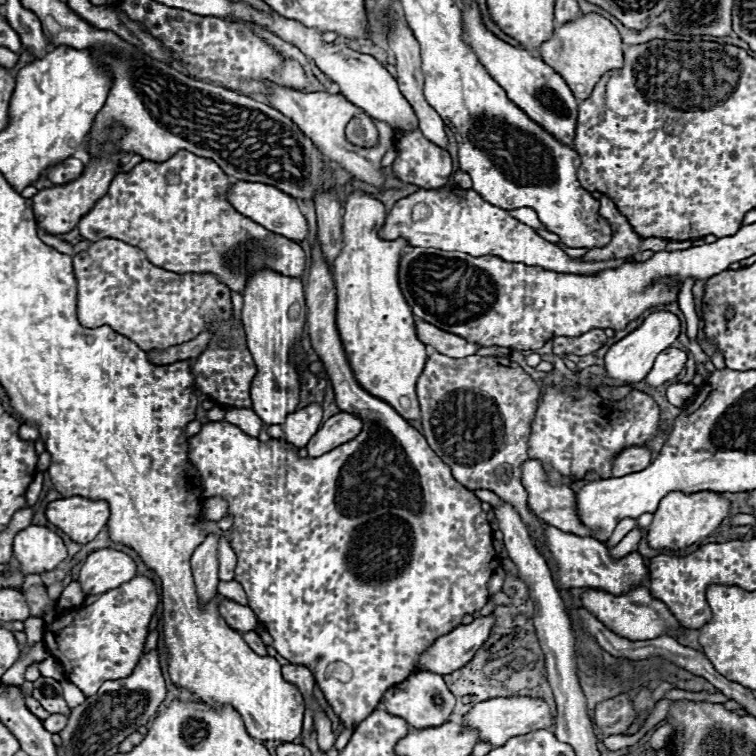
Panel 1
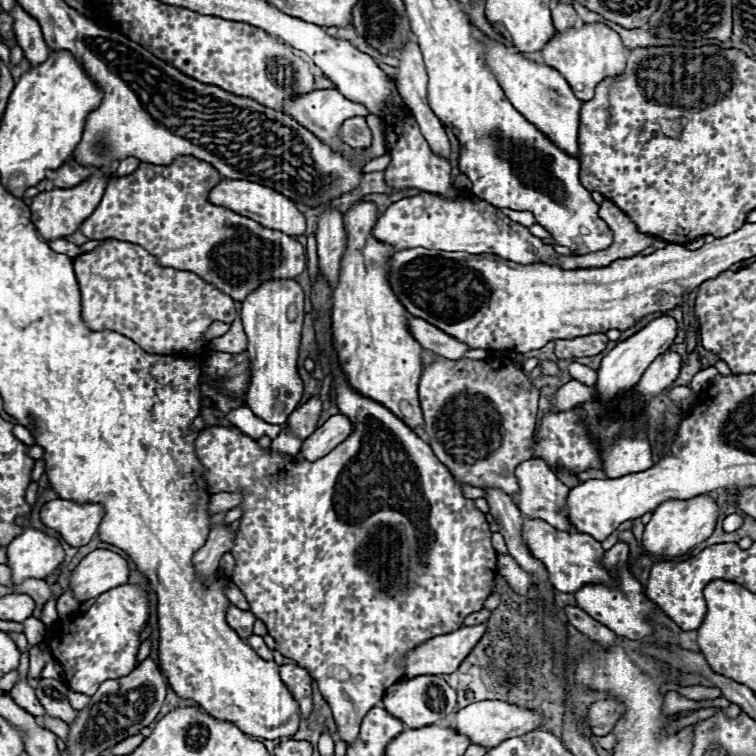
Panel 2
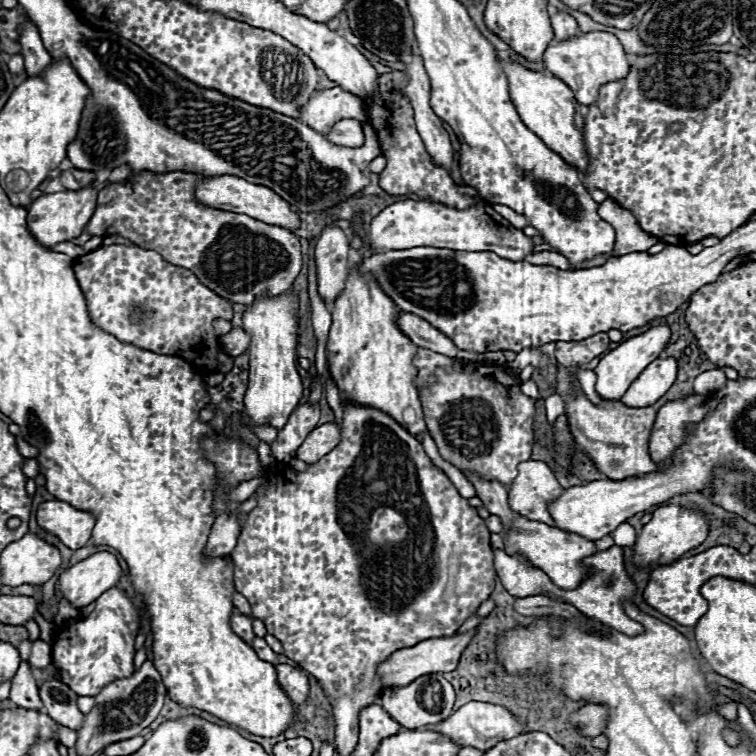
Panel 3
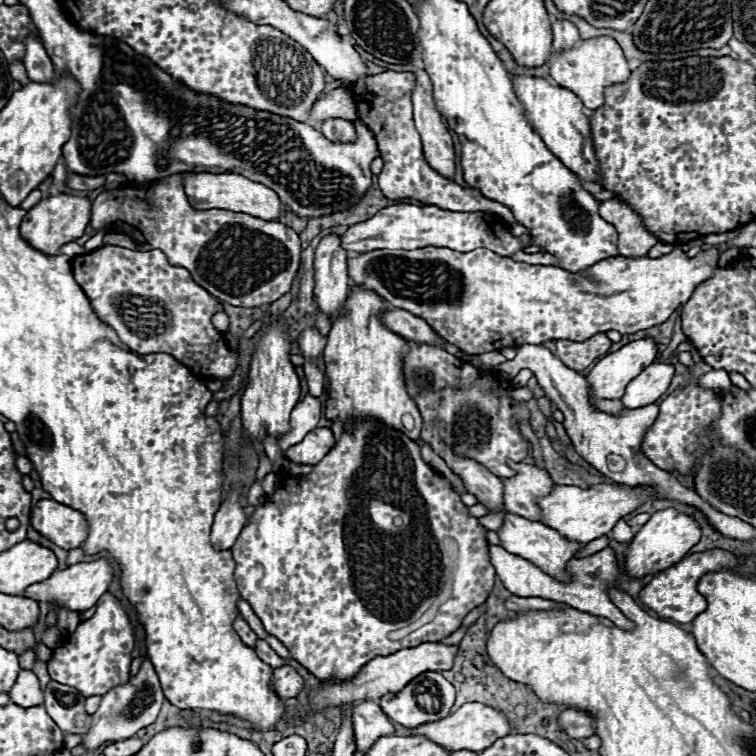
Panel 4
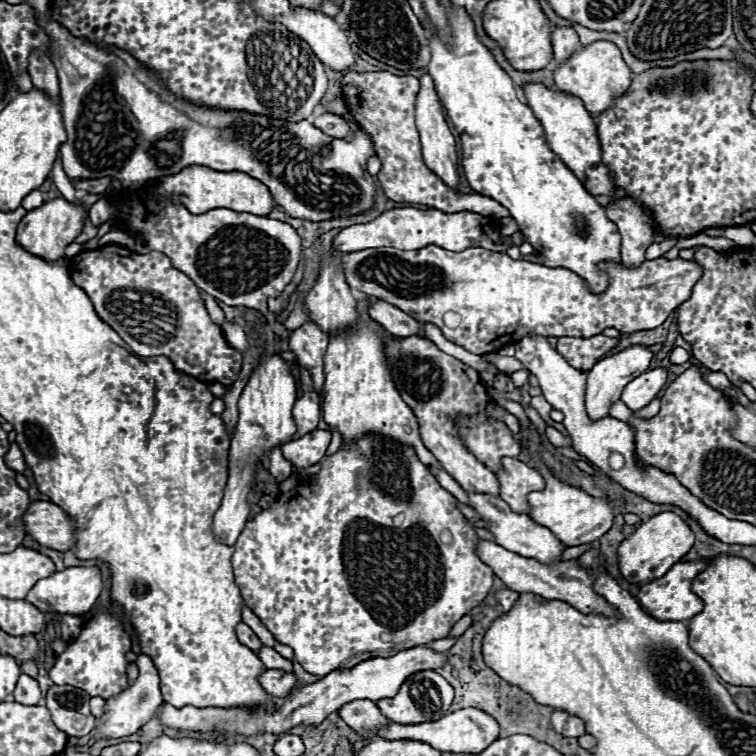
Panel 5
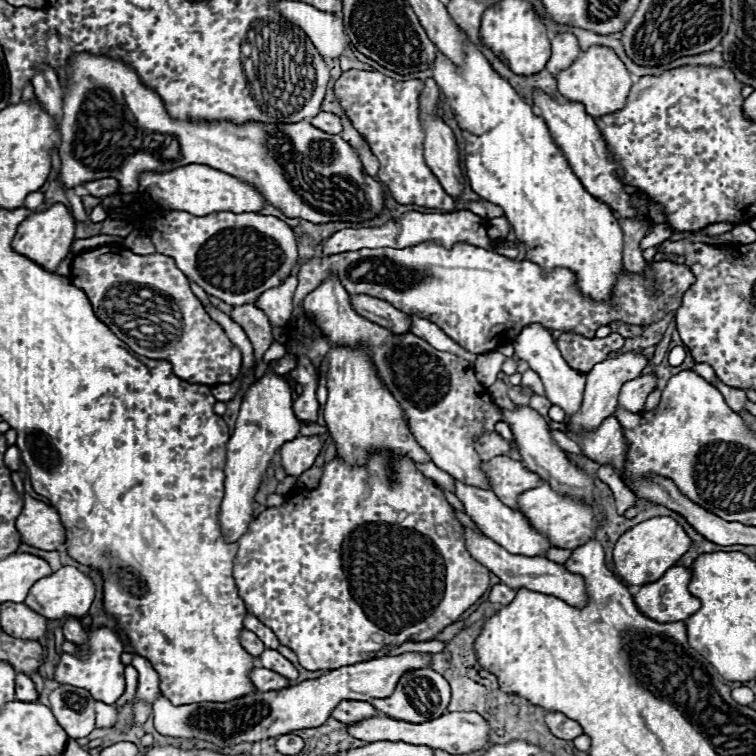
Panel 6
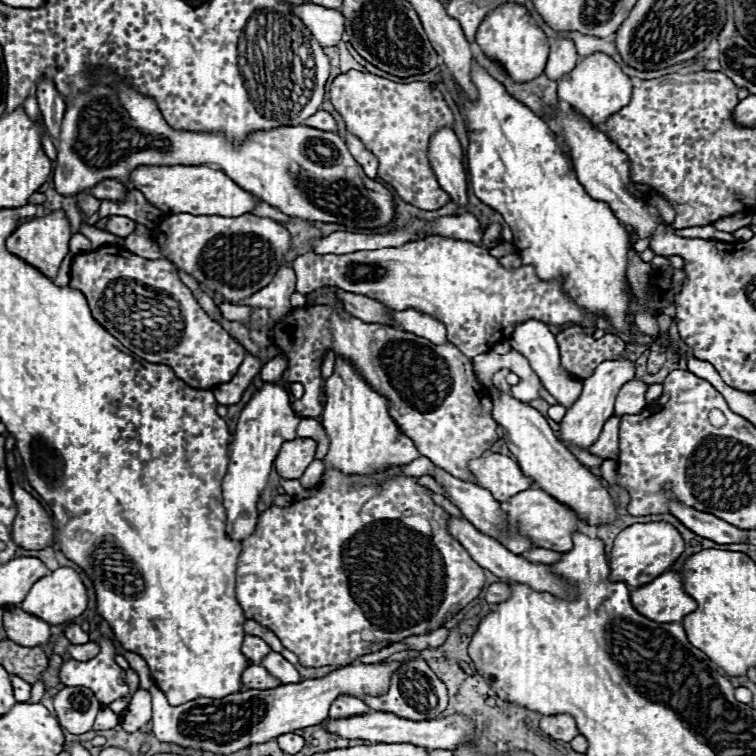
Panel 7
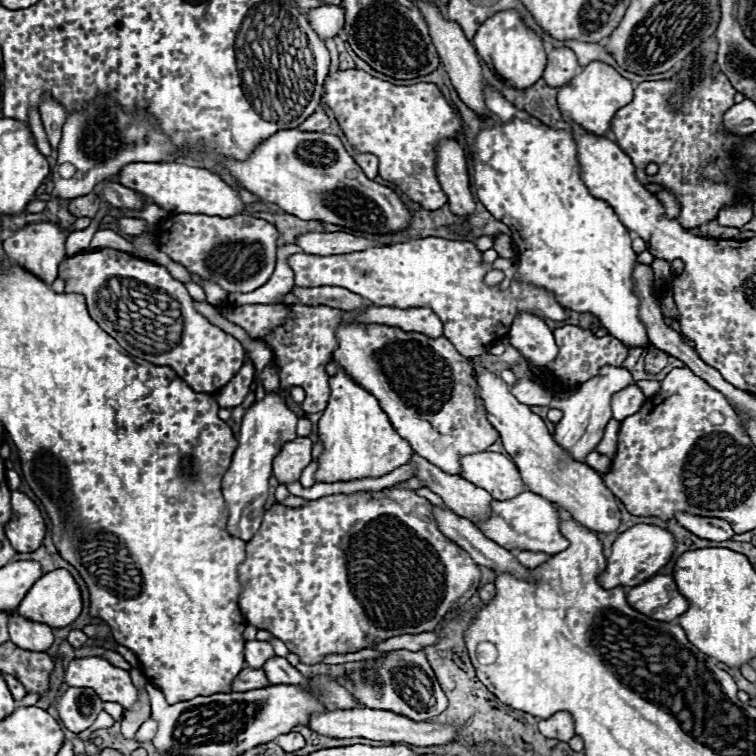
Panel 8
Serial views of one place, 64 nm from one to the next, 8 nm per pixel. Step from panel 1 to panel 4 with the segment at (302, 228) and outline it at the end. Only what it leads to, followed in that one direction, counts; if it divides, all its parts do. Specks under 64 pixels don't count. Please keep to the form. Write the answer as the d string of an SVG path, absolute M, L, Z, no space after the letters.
M184 172L182 178L184 192L188 196L188 202L194 210L210 210L210 208L220 208L220 210L232 210L232 212L244 212L262 220L276 220L282 212L282 202L278 200L278 194L270 190L268 186L260 182L252 182L242 174L212 174L212 172Z

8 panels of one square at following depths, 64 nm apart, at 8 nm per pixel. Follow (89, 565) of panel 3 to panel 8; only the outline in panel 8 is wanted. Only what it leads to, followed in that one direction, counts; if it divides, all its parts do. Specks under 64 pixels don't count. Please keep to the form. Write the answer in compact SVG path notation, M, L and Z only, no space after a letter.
M56 568L56 570L52 570L52 572L44 574L44 576L40 576L32 584L32 588L24 596L24 600L20 602L16 612L26 620L42 622L42 624L48 624L50 628L64 628L64 626L72 624L82 612L82 596L80 596L78 584L74 582L74 578L70 576L68 570Z

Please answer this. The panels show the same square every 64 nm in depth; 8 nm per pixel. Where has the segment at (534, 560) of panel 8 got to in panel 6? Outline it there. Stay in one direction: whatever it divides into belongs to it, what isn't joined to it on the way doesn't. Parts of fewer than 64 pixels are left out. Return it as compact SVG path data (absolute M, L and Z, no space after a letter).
M550 548L550 550L546 550L542 556L548 558L548 560L552 560L552 562L556 562L556 564L562 564L562 562L566 562L566 558L570 558L570 554L572 554L572 550Z

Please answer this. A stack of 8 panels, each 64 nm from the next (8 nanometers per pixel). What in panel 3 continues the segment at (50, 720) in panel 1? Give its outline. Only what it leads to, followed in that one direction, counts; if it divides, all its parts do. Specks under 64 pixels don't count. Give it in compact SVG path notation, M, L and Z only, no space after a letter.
M58 724L58 734L60 736L60 743L64 746L71 748L74 747L76 741L77 741L77 734L75 734L75 731L70 730L64 726L60 726Z

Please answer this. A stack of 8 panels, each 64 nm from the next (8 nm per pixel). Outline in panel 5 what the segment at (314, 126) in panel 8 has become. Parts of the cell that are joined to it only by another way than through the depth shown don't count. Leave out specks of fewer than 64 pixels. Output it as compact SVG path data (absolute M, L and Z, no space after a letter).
M326 112L326 114L316 116L312 122L314 122L314 126L318 126L324 134L330 134L332 138L344 138L348 134L348 124L336 114Z

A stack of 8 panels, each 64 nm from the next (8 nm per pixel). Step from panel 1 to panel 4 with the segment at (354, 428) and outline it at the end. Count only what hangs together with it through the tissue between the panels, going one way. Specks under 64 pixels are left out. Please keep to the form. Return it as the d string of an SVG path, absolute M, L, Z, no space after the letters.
M314 428L306 438L286 450L286 458L296 464L318 464L334 446L330 428Z

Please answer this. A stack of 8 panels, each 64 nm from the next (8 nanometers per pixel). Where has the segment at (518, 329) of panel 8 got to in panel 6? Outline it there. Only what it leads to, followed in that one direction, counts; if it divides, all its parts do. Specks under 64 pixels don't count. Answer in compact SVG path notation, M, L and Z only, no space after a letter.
M528 324L522 328L522 332L516 336L516 340L512 342L514 350L516 350L516 356L526 360L530 364L530 368L540 376L540 380L544 382L544 388L546 388L546 398L552 402L552 404L558 404L566 416L574 414L578 410L578 406L582 404L582 392L584 392L584 382L586 382L586 376L584 374L578 374L576 370L572 370L564 358L560 356L560 350L556 346L556 340L552 338L552 334L540 326L540 324Z

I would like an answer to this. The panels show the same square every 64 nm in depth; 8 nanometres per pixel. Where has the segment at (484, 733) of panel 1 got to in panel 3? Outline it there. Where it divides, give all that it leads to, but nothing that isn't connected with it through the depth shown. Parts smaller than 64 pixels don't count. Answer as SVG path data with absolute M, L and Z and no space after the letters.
M468 702L454 714L450 714L446 720L430 726L430 730L446 736L458 746L474 746L478 750L490 750L490 746L496 746L502 738L518 736L522 732L522 722L518 722L518 718L514 718L504 706L488 702Z

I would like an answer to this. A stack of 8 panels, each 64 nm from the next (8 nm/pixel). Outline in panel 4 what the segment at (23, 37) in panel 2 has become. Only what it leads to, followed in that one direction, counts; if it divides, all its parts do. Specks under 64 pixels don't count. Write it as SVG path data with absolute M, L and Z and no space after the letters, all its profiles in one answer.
M36 38L26 40L24 66L26 66L32 82L56 82L56 74L54 74L52 62L50 62L50 56L46 54L42 42L38 42Z

